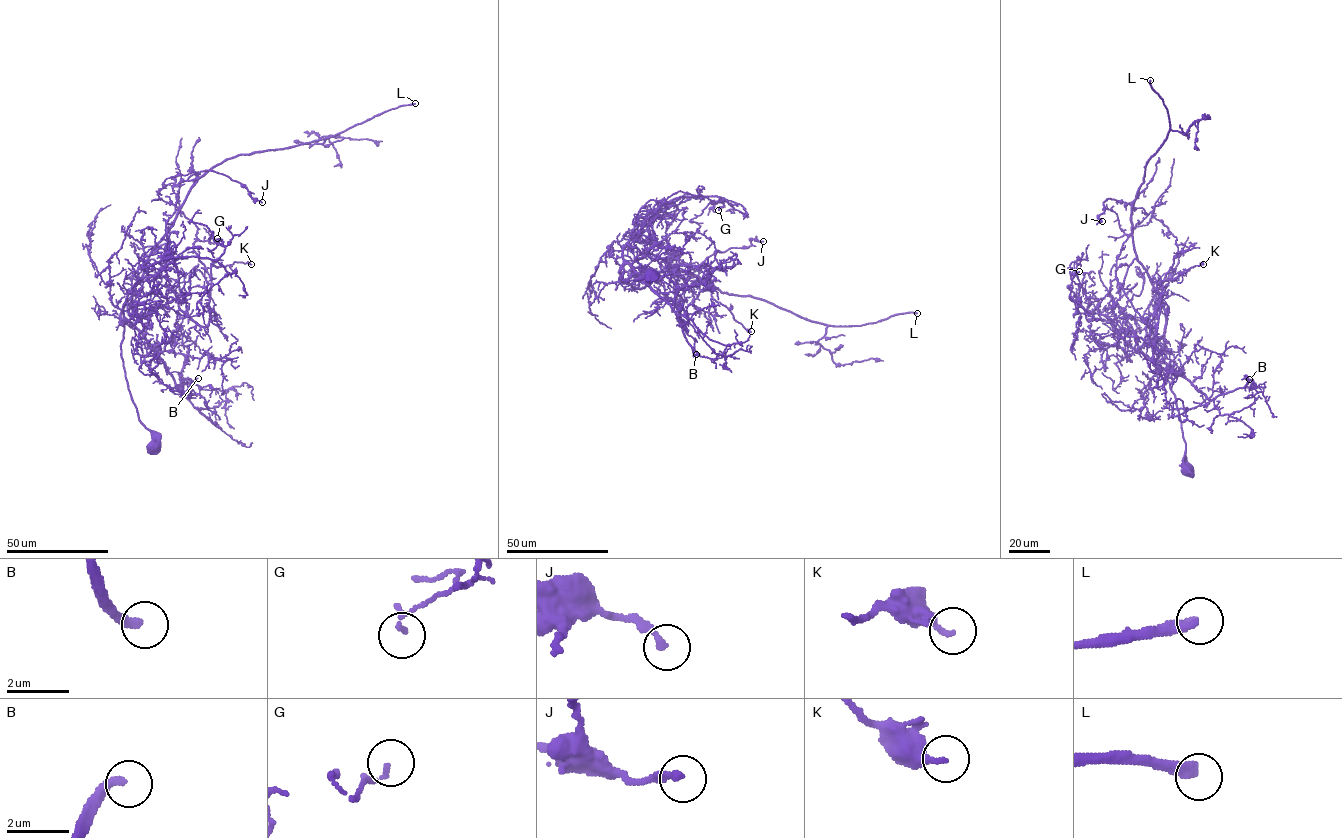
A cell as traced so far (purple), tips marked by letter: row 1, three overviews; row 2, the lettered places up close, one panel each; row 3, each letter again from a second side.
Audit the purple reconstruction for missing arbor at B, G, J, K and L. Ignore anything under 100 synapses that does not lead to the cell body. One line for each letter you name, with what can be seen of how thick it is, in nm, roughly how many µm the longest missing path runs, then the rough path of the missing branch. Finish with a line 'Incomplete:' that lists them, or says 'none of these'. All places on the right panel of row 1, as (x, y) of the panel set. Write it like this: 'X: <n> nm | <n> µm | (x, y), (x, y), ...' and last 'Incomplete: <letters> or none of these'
B: 280 nm | 70 µm | (1249, 379), (1289, 366), (1308, 376), (1315, 375), (1329, 364), (1331, 346), (1328, 340)
L: 360 nm | 350 µm | (1150, 80), (1142, 50), (1158, 57), (1136, 53), (1122, 68), (1093, 151), (1052, 163), (1055, 177), (1077, 203)
Incomplete: B, L

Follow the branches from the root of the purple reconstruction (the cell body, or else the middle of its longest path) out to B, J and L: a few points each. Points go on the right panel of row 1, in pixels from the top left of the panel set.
B: (1188, 470), (1175, 394), (1167, 373), (1149, 359), (1165, 362), (1210, 399), (1243, 388), (1249, 379)
J: (1188, 470), (1175, 394), (1154, 362), (1163, 351), (1165, 312), (1135, 254), (1134, 207), (1108, 198), (1102, 221)
L: (1188, 470), (1175, 394), (1154, 362), (1163, 351), (1165, 312), (1133, 243), (1131, 204), (1170, 130), (1150, 80)

